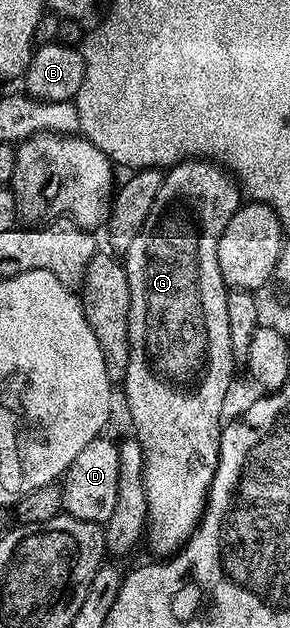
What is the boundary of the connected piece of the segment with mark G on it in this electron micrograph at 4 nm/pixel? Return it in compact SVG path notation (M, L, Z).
M189 158L171 165L164 172L164 181L150 206L150 214L146 214L144 224L138 234L134 234L134 242L123 253L122 263L126 270L126 278L130 286L130 314L128 315L128 365L124 371L124 400L128 403L128 416L132 419L134 438L142 446L144 455L144 494L148 503L146 515L146 540L156 552L172 554L183 545L199 525L204 513L204 505L208 499L208 489L212 486L212 477L216 474L216 457L218 455L218 425L220 407L228 396L228 387L232 384L232 352L234 346L230 342L230 322L226 318L226 298L229 287L224 283L222 270L218 266L218 242L220 231L228 219L240 209L242 189L231 172L219 163L207 158Z

